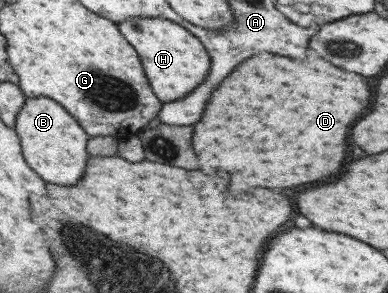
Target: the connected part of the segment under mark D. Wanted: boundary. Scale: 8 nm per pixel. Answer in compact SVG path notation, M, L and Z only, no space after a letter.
M270 53L252 55L250 59L240 63L240 67L236 67L232 71L232 75L228 75L212 91L212 95L210 95L210 99L206 103L206 111L204 111L202 119L194 125L192 145L194 145L194 151L196 151L198 161L200 161L200 171L204 171L204 173L210 173L210 171L226 171L226 173L230 173L230 187L234 187L234 191L238 191L238 193L242 193L246 189L252 189L252 187L300 187L300 185L308 185L308 183L326 181L326 179L330 179L330 177L334 177L334 175L338 175L342 171L340 165L344 163L344 157L348 153L346 151L348 129L350 129L350 125L354 121L358 121L368 111L370 95L372 95L370 85L366 83L366 79L362 75L356 75L356 73L350 73L350 71L342 71L342 69L330 65L328 61L320 59L320 57L316 57L316 59L308 57L308 59L300 61L300 59L288 59L288 57L270 55Z

